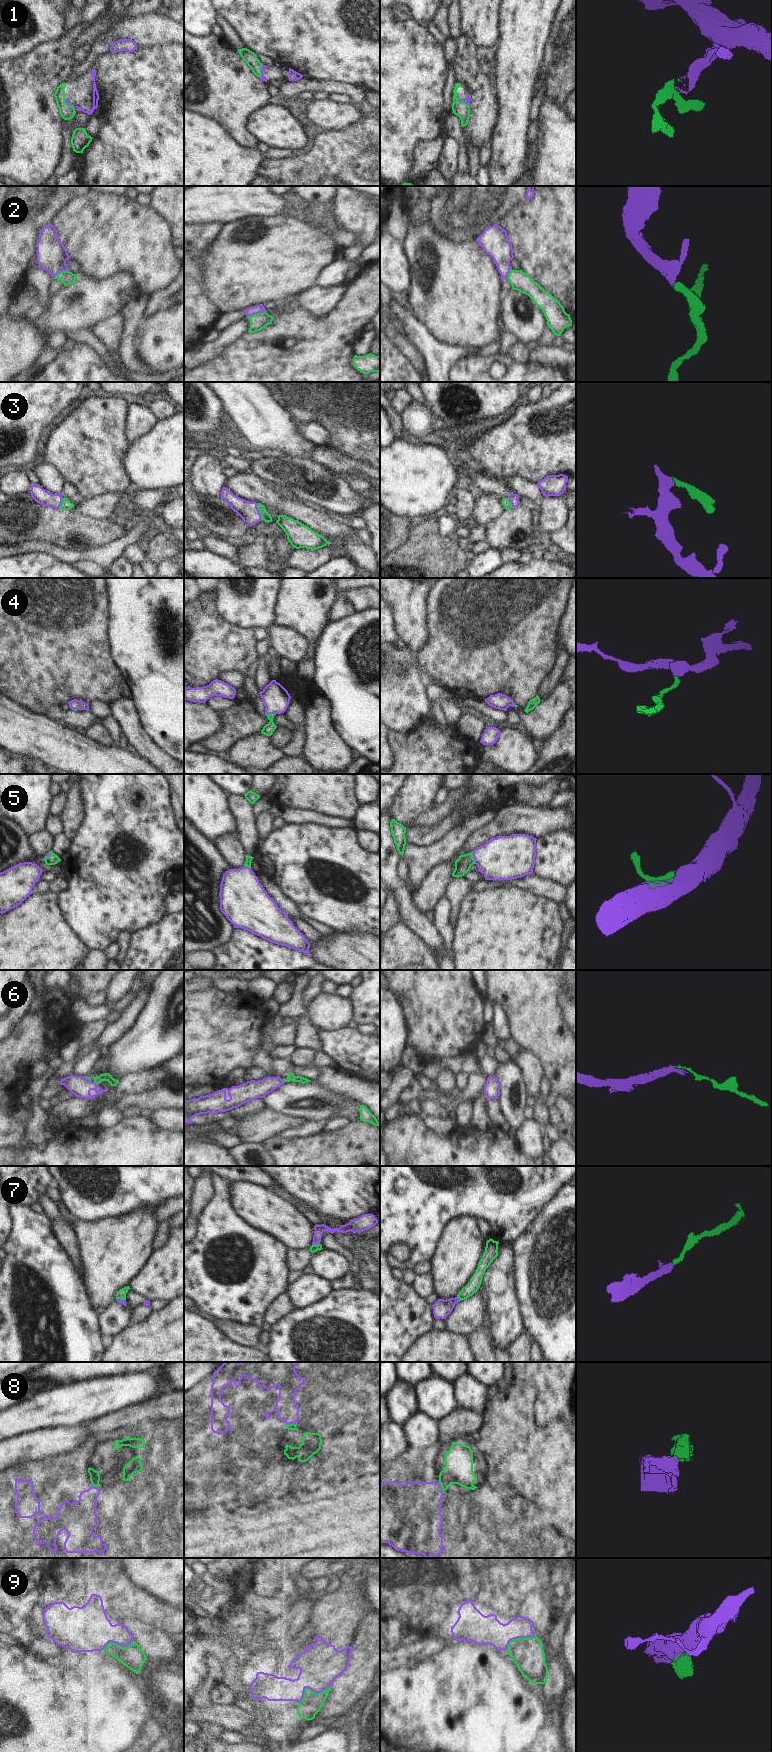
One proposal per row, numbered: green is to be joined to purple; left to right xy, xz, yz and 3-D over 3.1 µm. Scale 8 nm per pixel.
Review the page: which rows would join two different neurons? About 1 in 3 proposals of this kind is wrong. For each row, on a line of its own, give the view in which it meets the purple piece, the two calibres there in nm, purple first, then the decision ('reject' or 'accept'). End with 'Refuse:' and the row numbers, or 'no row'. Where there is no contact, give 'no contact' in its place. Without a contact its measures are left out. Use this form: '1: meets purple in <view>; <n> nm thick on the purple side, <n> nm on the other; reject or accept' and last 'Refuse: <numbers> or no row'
1: meets purple in yz; 50 nm thick on the purple side, 120 nm on the other; accept
2: meets purple in xz; 70 nm thick on the purple side, 130 nm on the other; accept
3: meets purple in xz; 160 nm thick on the purple side, 70 nm on the other; accept
4: meets purple in xz; 220 nm thick on the purple side, 90 nm on the other; accept
5: meets purple in yz; 360 nm thick on the purple side, 130 nm on the other; accept
6: meets purple in xy; 170 nm thick on the purple side, 60 nm on the other; reject
7: meets purple in xz; 80 nm thick on the purple side, 60 nm on the other; accept
8: meets purple in xz; 180 nm thick on the purple side, 50 nm on the other; reject
9: meets purple in xz; 340 nm thick on the purple side, 170 nm on the other; reject
Refuse: 6, 8, 9

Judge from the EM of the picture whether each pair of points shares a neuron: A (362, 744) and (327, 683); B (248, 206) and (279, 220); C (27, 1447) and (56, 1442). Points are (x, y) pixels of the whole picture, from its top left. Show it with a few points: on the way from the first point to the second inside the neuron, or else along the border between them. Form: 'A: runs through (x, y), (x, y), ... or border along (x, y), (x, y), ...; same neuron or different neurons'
A: runs through (362, 729), (362, 718), (342, 698); same neuron
B: border along (285, 213), (279, 213), (265, 219); different neurons
C: runs through (34, 1445), (49, 1443); same neuron

